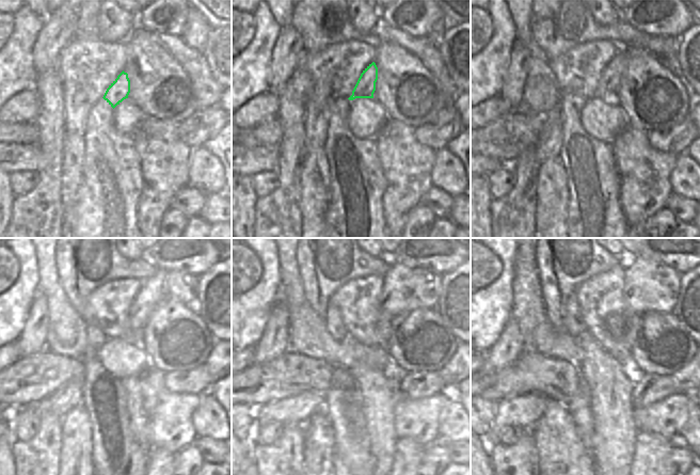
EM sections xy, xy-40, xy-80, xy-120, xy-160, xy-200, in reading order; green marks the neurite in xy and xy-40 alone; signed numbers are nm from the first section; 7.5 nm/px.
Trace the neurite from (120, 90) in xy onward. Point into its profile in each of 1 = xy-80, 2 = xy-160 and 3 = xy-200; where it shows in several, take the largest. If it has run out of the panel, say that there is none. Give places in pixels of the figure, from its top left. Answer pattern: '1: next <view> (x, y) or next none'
1: next xy-80 (610, 77)
2: next xy-160 (406, 288)
3: next xy-200 (648, 286)

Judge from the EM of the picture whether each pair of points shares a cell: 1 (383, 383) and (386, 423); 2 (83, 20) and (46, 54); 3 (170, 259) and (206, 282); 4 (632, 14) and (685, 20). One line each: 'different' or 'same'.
1: same
2: different
3: different
4: same

